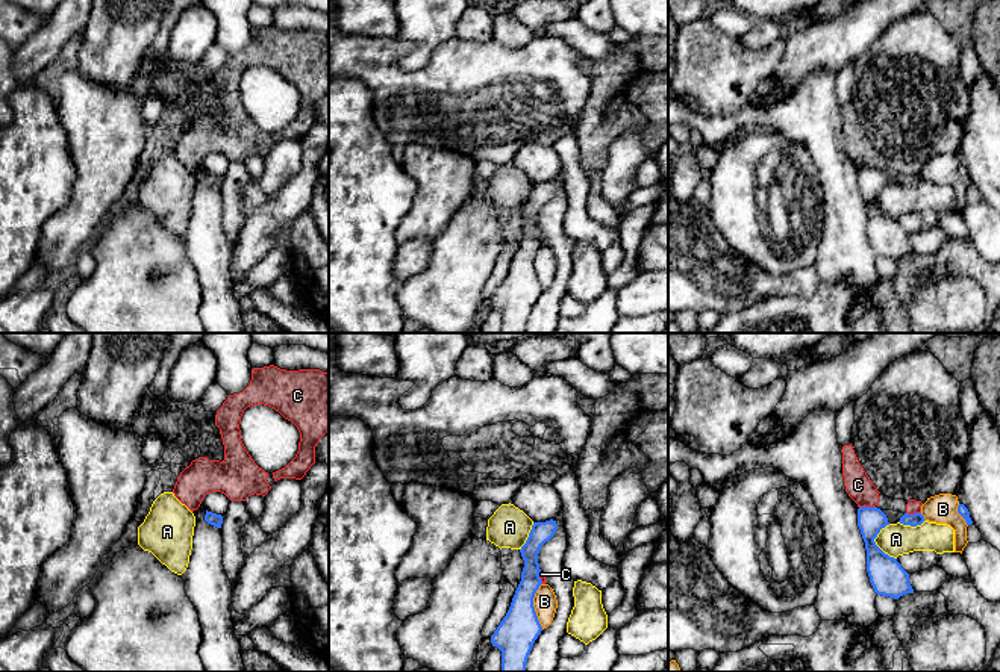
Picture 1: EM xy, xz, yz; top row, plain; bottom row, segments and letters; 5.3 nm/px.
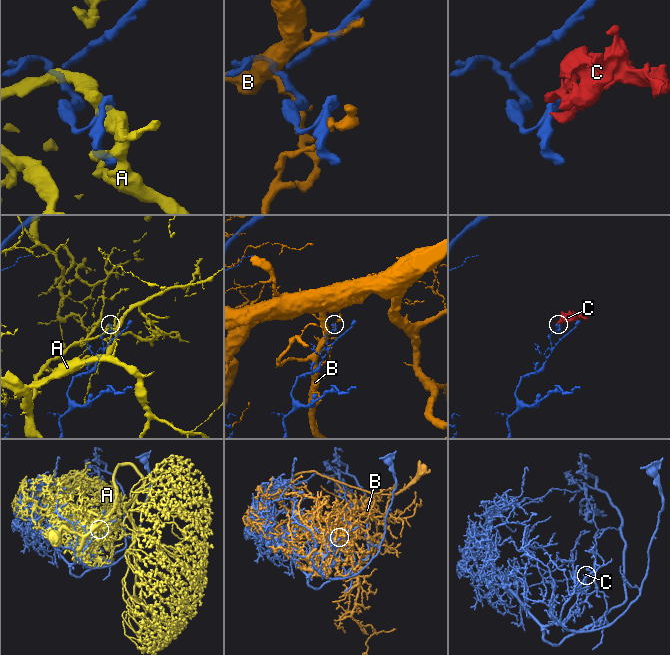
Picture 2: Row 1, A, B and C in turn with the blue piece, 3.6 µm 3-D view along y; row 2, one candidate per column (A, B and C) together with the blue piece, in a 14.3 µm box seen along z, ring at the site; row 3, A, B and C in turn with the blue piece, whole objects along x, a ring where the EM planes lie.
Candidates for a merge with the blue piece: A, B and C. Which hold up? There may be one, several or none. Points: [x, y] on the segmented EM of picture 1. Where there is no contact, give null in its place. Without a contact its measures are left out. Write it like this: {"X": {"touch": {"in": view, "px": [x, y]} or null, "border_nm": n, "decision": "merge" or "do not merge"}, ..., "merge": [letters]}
{"A": {"touch": {"in": "yz", "px": [874, 544]}, "border_nm": 200, "decision": "do not merge"}, "B": {"touch": {"in": "xz", "px": [532, 606]}, "border_nm": 240, "decision": "do not merge"}, "C": {"touch": {"in": "yz", "px": [867, 507]}, "border_nm": 90, "decision": "do not merge"}, "merge": []}

